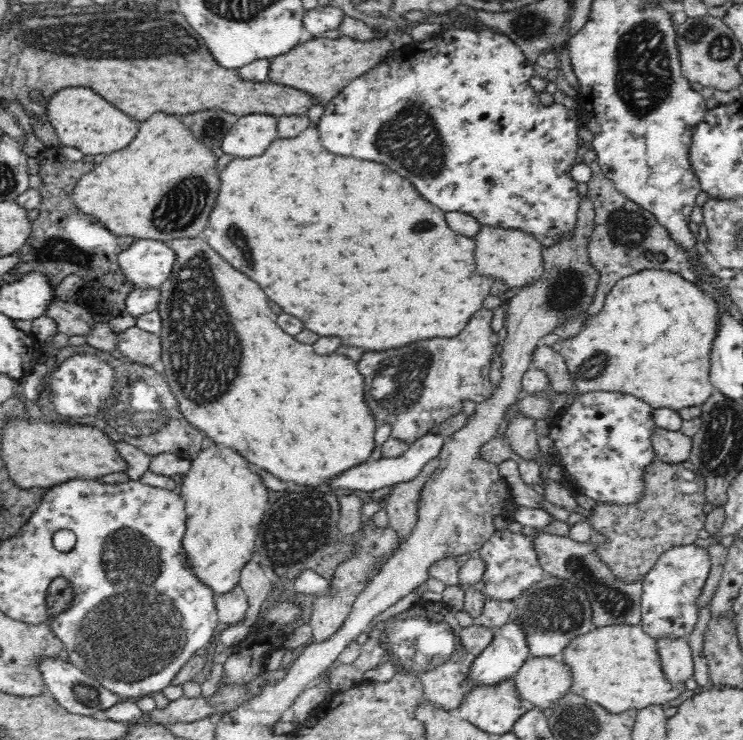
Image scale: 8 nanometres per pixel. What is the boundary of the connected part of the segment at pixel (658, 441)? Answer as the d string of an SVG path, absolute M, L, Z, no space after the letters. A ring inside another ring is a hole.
M656 428L652 436L652 447L657 454L657 461L667 464L679 464L689 461L692 438L681 431Z

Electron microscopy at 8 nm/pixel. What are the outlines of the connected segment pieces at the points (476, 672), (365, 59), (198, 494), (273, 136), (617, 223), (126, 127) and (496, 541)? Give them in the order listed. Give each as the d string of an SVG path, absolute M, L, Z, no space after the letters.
M510 620L501 628L500 632L493 636L492 642L474 658L472 666L470 666L469 680L476 685L498 685L504 680L515 678L519 672L519 668L530 657L528 653L528 641L526 641L526 633L522 629L522 624L518 621Z
M340 34L336 39L313 38L298 43L292 51L271 60L269 80L298 90L304 90L317 104L330 102L349 82L379 65L392 52L394 36L359 41Z
M206 446L196 451L190 460L190 470L179 478L179 495L185 502L187 530L182 540L182 547L188 553L192 573L206 583L212 594L218 596L231 591L239 582L240 571L250 560L254 560L255 544L259 524L268 508L268 488L262 484L262 478L256 474L254 466L242 458L232 448Z
M247 114L239 117L222 140L222 150L232 156L260 156L278 139L277 117L269 114Z
M594 149L583 153L583 162L592 170L587 185L588 197L595 208L594 226L587 253L590 264L594 265L600 273L598 292L594 296L592 306L588 308L590 316L585 318L585 322L592 318L592 314L600 312L608 290L620 278L626 278L630 274L646 269L668 270L684 276L690 282L698 282L699 274L694 269L694 255L684 251L682 245L672 239L668 229L664 228L651 212L632 202L614 186L614 183L603 174L599 167Z
M64 88L58 94L44 100L48 120L56 131L56 136L64 146L73 146L97 158L116 152L128 146L138 134L138 122L132 120L122 110L114 108L110 102L100 98L90 88Z
M507 529L497 530L478 552L479 558L485 562L481 578L484 582L482 592L492 600L518 602L520 594L546 577L538 560L534 537L524 536L522 533L514 534Z

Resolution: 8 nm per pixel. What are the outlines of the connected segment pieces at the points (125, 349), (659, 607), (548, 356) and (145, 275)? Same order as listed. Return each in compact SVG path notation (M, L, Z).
M137 325L116 333L120 352L133 362L150 366L161 358L162 343L160 335L146 332Z
M685 545L661 554L643 579L641 626L646 626L644 632L656 640L660 637L686 639L698 620L695 600L702 592L708 571L709 554L706 547Z
M541 343L534 350L532 368L546 372L554 392L575 394L574 383L568 374L568 365L564 357L552 347Z
M135 239L126 250L117 254L117 261L134 288L156 288L168 280L176 253L165 241Z

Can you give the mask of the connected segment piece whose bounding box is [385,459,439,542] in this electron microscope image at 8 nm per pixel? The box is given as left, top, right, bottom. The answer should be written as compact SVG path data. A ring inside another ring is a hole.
M438 459L429 461L417 478L410 482L393 485L393 491L386 496L385 511L387 512L389 526L401 539L401 542L410 537L412 530L416 526L419 494L423 489L424 483L430 480L438 466Z

